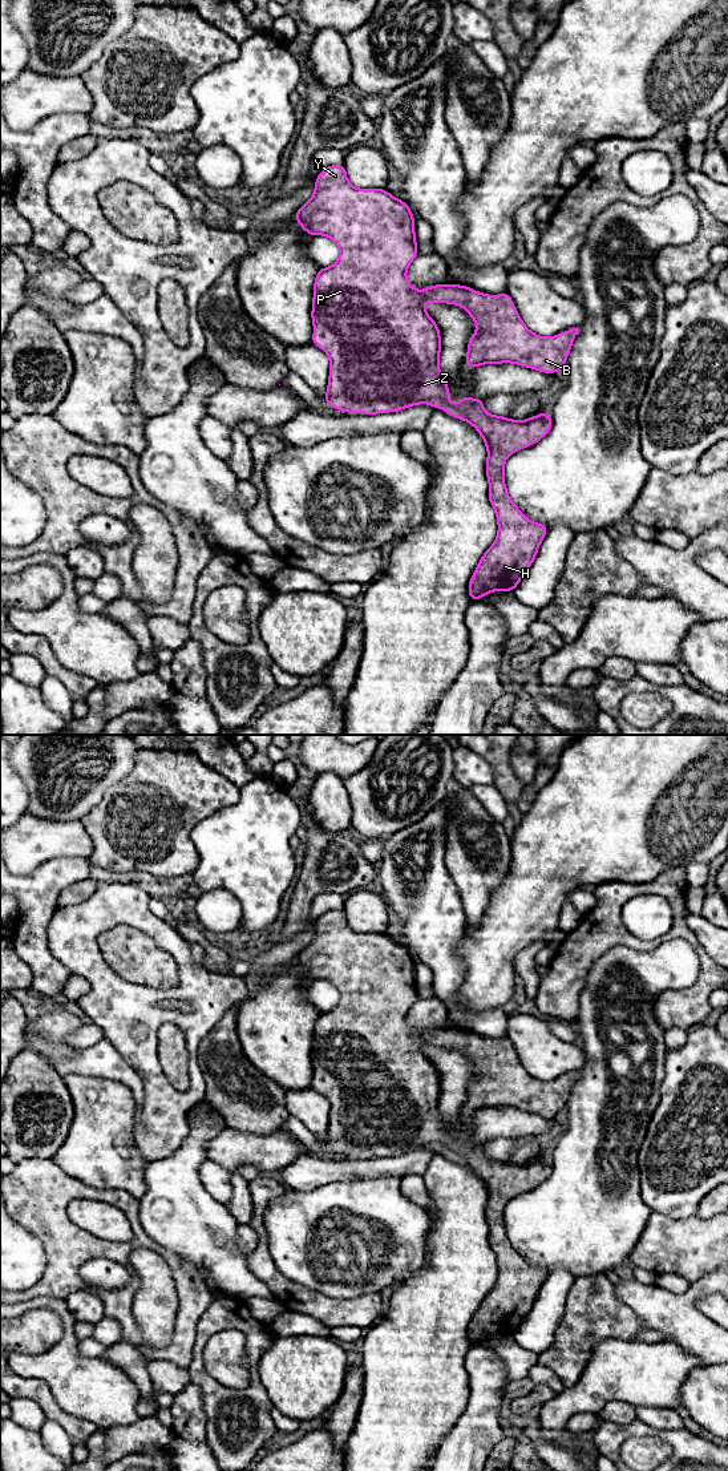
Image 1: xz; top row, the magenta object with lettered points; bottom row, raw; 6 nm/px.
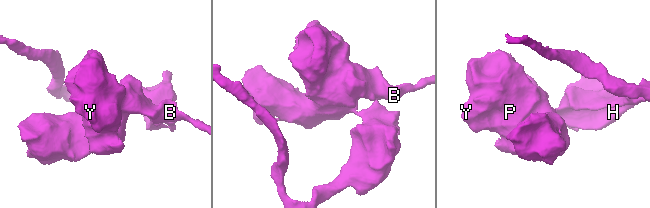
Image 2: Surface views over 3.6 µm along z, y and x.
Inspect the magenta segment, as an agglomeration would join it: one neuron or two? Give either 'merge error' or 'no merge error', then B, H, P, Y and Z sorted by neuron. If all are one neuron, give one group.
no merge error | B H P Y Z

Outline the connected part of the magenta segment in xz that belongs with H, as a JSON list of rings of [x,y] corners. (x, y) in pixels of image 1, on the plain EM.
[[[331,909],[316,920],[315,935],[294,961],[302,973],[312,981],[325,979],[340,993],[335,1009],[319,1013],[314,1026],[314,1043],[311,1063],[314,1079],[311,1086],[321,1092],[329,1102],[329,1122],[327,1139],[321,1141],[332,1153],[345,1157],[388,1157],[397,1156],[417,1148],[429,1148],[444,1153],[449,1160],[468,1165],[481,1179],[486,1193],[486,1221],[489,1225],[489,1246],[497,1258],[498,1277],[494,1288],[482,1298],[468,1330],[472,1345],[478,1345],[492,1335],[513,1335],[535,1304],[537,1296],[547,1277],[545,1268],[531,1266],[511,1245],[505,1229],[505,1205],[517,1195],[534,1189],[545,1181],[553,1165],[549,1156],[541,1156],[535,1161],[515,1165],[505,1160],[494,1160],[485,1155],[485,1143],[464,1140],[458,1147],[449,1148],[450,1136],[441,1120],[438,1104],[441,1080],[437,1067],[426,1058],[425,1047],[448,1047],[461,1050],[474,1064],[477,1074],[468,1087],[466,1110],[473,1114],[484,1108],[513,1107],[543,1118],[562,1115],[573,1091],[573,1084],[579,1072],[563,1075],[555,1080],[543,1082],[531,1076],[522,1066],[510,1039],[486,1039],[472,1031],[460,1029],[436,1029],[417,1035],[407,1025],[407,1014],[417,1001],[414,978],[414,961],[409,949],[389,938],[385,933],[359,933],[348,926],[345,910]]]

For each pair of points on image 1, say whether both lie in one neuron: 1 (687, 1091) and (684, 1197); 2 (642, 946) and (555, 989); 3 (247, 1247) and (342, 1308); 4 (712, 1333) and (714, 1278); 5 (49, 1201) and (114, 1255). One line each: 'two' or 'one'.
1: one
2: one
3: two
4: one
5: one

